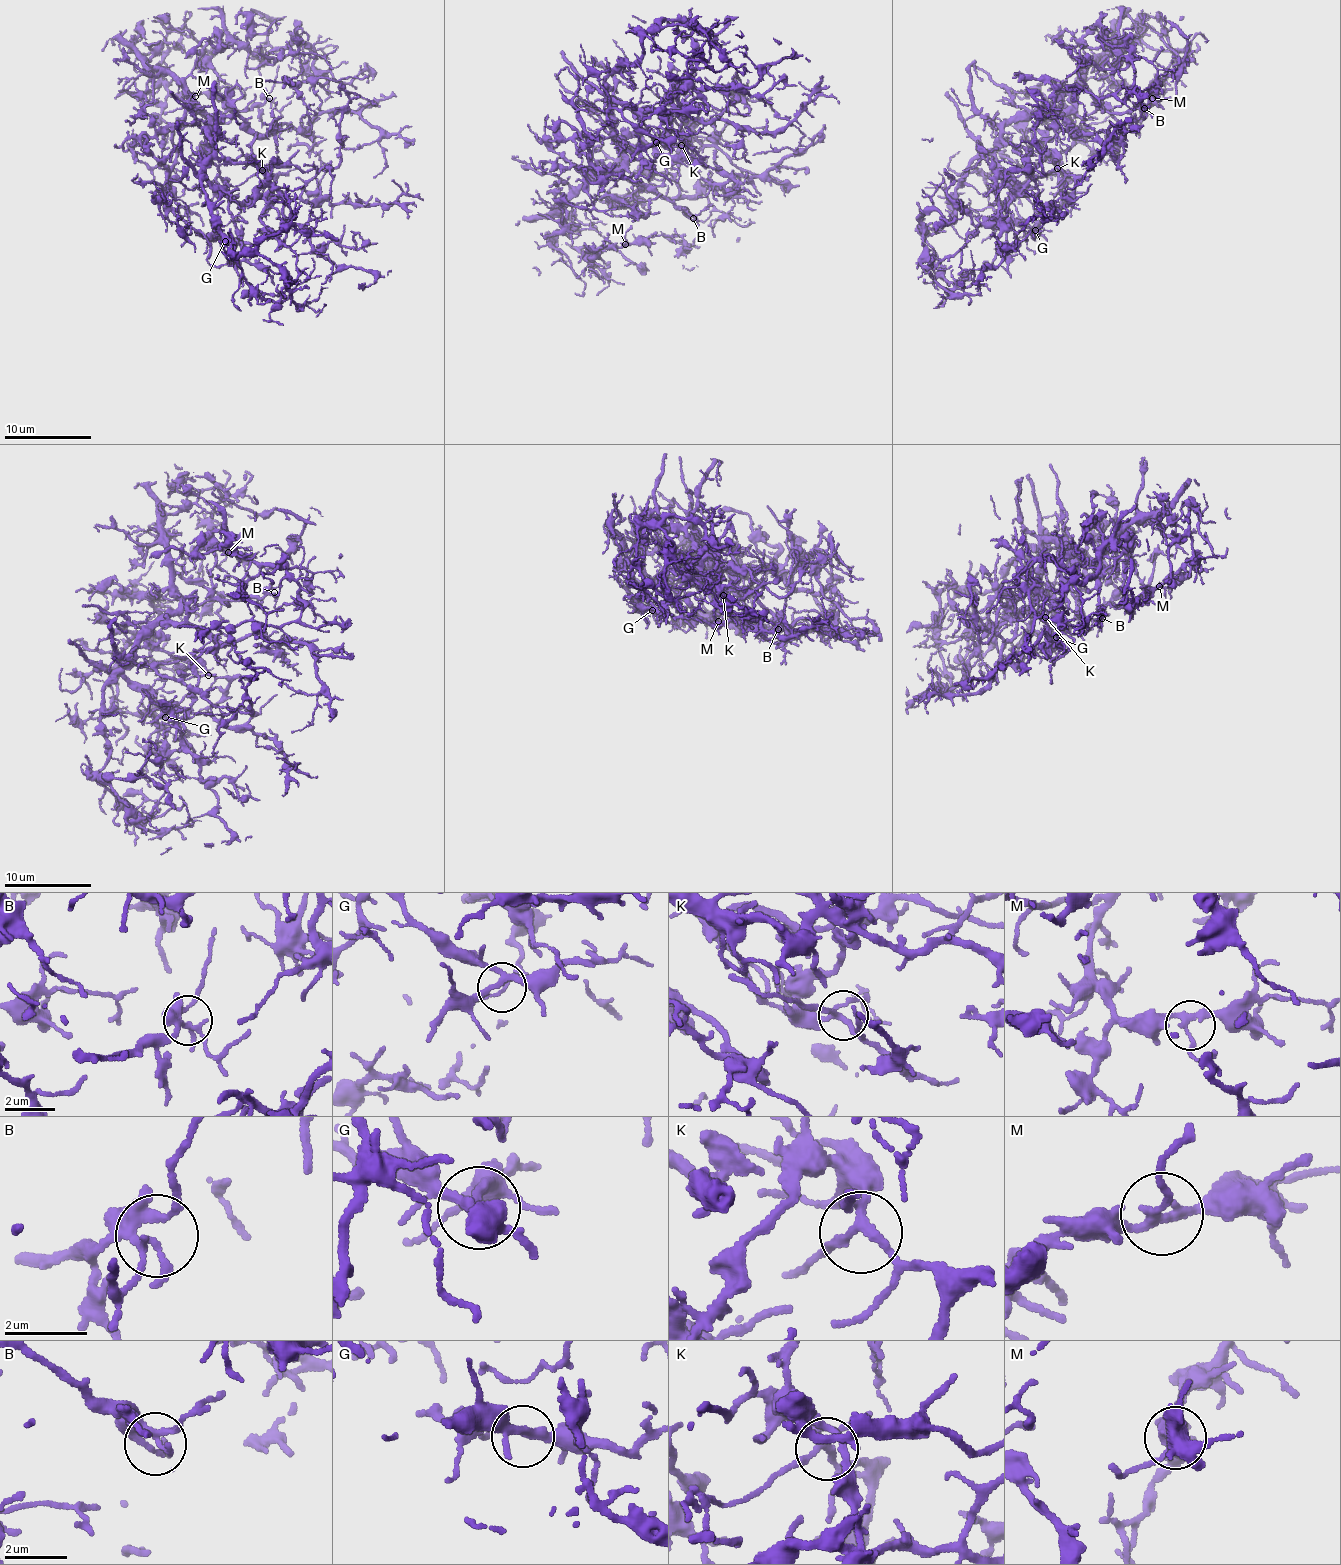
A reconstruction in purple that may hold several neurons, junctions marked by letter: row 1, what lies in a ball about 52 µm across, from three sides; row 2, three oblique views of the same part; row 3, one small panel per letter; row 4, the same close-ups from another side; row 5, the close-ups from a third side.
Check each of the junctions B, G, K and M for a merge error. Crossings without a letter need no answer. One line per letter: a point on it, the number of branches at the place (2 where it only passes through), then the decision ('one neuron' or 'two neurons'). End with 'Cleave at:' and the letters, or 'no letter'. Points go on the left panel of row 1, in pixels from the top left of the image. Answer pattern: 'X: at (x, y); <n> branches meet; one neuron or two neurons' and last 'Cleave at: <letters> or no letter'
B: at (269, 98); 2 branches meet; one neuron
G: at (225, 241); 3 branches meet; one neuron
K: at (262, 170); 4 branches meet; one neuron
M: at (195, 96); 3 branches meet; one neuron
Cleave at: no letter

